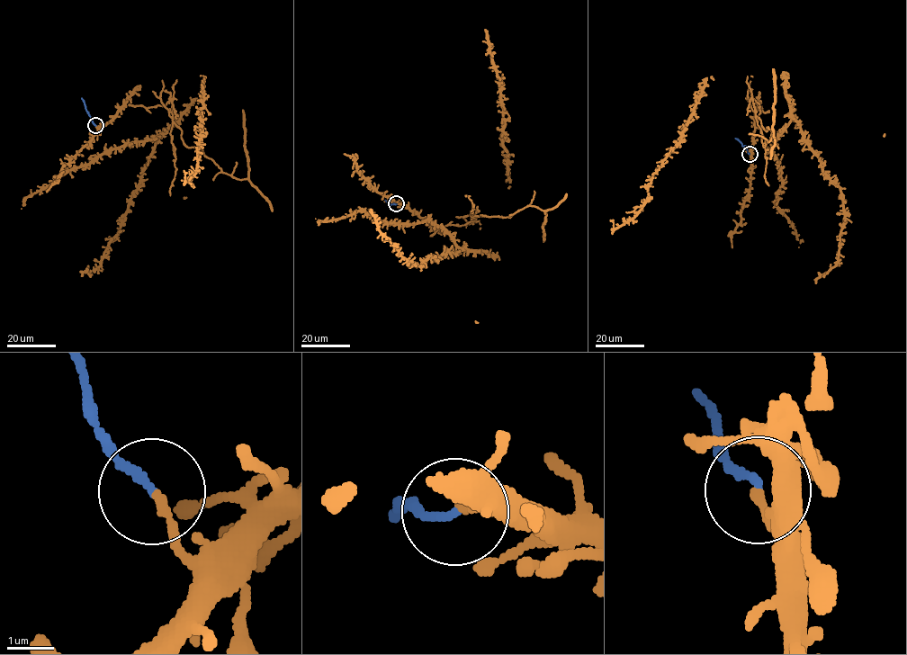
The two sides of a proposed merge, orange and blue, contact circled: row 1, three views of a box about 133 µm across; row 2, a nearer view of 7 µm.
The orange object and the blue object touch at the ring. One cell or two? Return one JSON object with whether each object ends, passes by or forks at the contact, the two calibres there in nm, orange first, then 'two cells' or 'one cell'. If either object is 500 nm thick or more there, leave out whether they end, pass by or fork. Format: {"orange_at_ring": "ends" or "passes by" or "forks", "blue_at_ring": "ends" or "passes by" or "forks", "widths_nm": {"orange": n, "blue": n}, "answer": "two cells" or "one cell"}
{"orange_at_ring": "ends", "blue_at_ring": "ends", "widths_nm": {"orange": 170, "blue": 170}, "answer": "two cells"}

